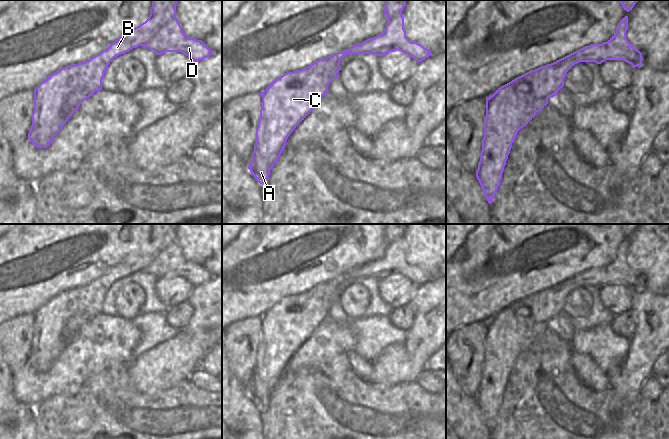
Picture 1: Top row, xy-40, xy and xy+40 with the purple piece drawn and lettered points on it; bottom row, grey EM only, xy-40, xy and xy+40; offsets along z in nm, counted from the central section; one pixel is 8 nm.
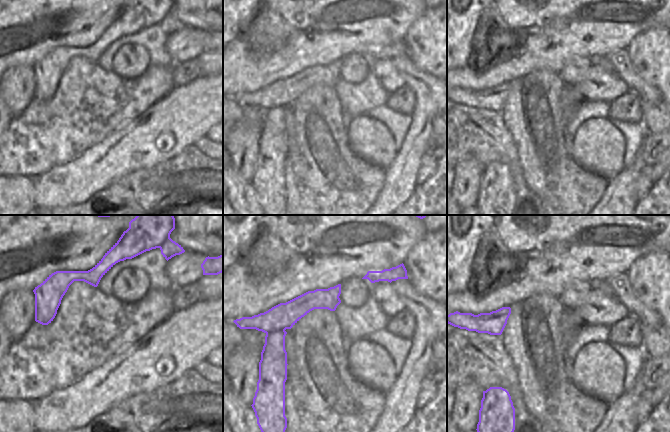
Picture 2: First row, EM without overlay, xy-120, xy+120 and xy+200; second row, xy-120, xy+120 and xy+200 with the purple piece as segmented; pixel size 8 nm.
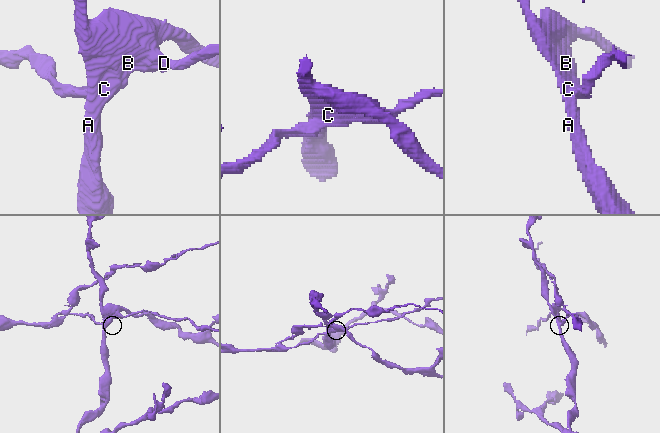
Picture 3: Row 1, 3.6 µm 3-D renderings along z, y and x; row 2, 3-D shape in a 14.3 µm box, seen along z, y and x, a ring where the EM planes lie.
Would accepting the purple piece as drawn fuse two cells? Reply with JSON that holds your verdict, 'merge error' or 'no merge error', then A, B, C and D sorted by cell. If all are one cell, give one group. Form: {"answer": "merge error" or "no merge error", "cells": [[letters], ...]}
{"answer": "merge error", "cells": [["A", "B", "C"], ["D"]]}

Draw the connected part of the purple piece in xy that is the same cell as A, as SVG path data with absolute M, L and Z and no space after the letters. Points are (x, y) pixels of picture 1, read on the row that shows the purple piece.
M353 47L321 58L301 70L287 72L274 80L263 92L260 92L262 107L256 129L256 143L248 166L260 184L268 179L272 167L280 157L286 141L294 129L310 114L318 101L328 94L331 69L339 65Z

